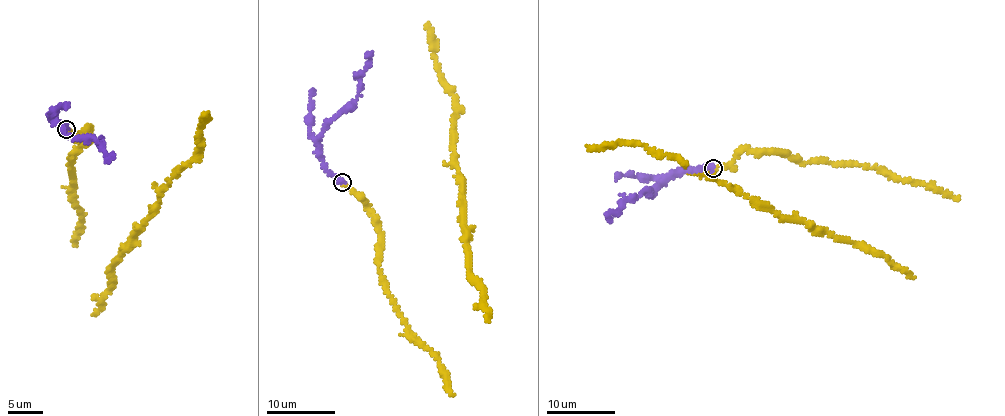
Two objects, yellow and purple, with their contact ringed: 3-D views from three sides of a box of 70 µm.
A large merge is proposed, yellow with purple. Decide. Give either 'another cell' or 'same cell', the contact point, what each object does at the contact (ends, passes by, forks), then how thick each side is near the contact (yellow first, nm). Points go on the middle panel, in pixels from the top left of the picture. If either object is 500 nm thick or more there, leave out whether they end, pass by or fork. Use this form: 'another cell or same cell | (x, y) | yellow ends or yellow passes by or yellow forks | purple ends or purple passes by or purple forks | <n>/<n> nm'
same cell | (342, 182) | 260/500 nm

